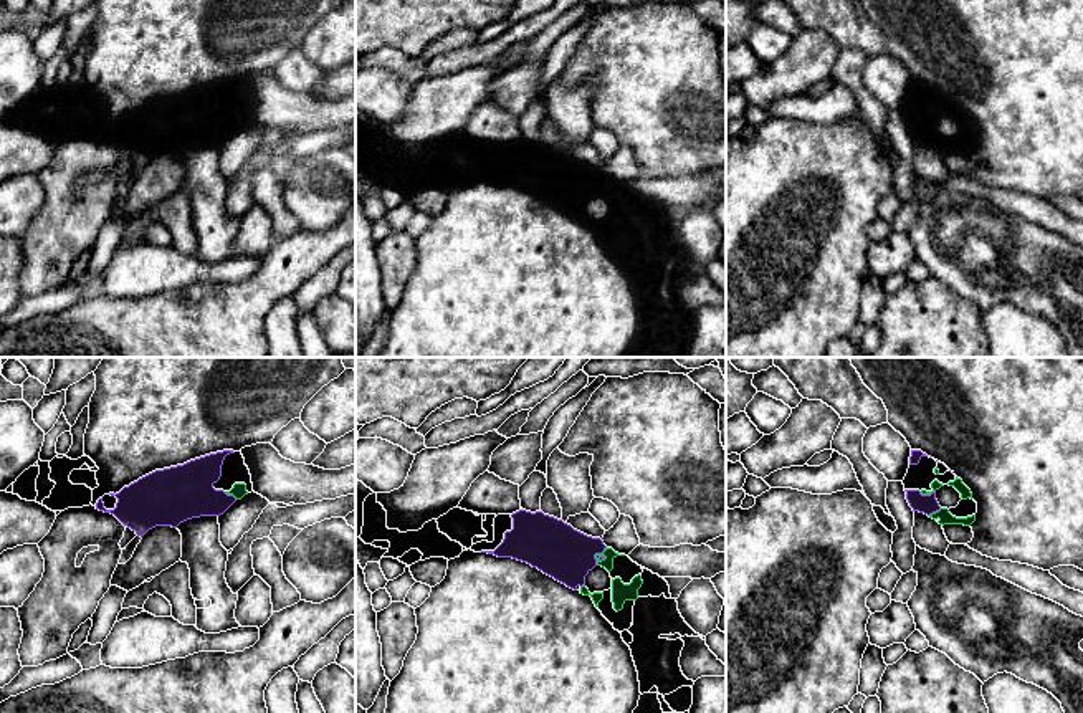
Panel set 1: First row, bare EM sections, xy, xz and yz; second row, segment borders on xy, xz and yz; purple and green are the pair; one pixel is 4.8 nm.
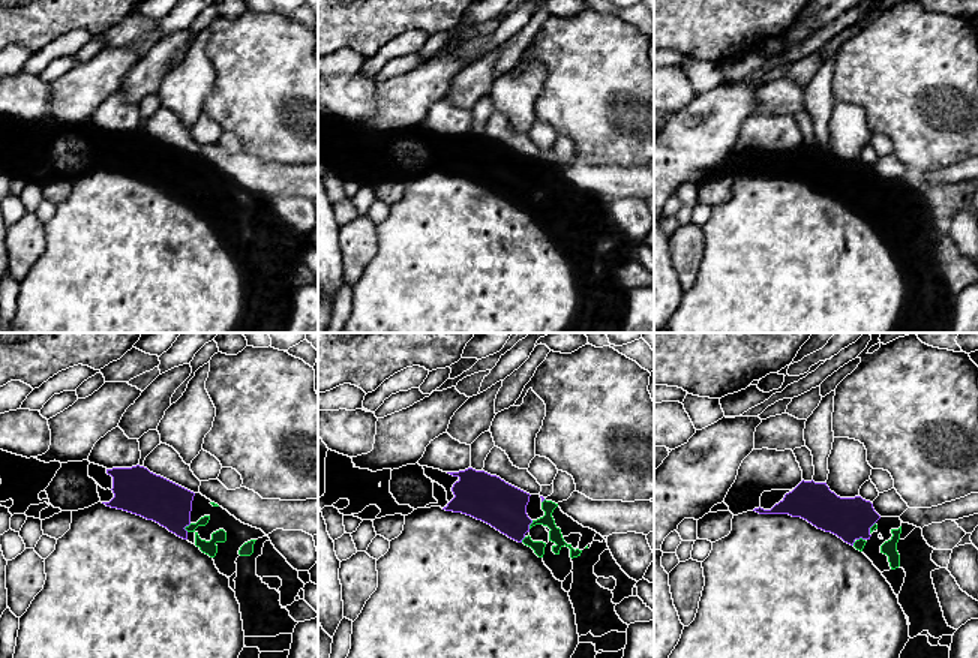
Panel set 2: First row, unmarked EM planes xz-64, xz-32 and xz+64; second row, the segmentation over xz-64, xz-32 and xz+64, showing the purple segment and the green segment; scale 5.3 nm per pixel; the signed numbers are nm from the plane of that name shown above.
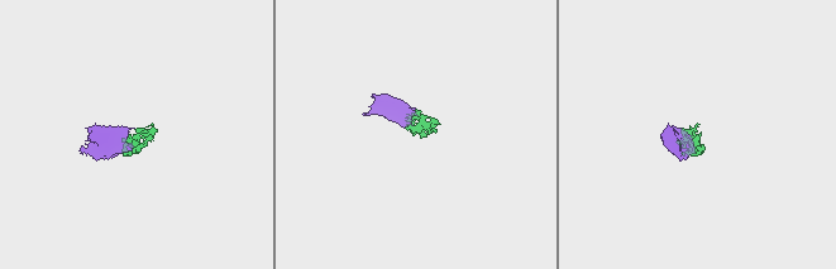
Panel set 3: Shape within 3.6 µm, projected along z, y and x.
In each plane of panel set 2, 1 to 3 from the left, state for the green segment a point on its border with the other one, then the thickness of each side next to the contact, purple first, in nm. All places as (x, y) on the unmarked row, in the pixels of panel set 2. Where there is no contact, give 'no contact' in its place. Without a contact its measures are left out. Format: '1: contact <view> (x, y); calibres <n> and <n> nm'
1: contact xz-64 (186, 189); calibres 240 and 80 nm
2: contact xz-32 (530, 188); calibres 240 and 70 nm
3: contact xz+64 (858, 203); calibres 220 and 60 nm

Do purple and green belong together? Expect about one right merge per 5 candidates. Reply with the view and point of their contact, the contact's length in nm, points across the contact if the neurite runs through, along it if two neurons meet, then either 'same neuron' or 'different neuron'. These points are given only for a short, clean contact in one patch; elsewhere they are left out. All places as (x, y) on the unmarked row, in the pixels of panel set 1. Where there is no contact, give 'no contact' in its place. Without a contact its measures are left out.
xz (601, 186) | 100 nm | across xz (553, 176), (562, 182), (601, 186), (609, 182) | same neuron

